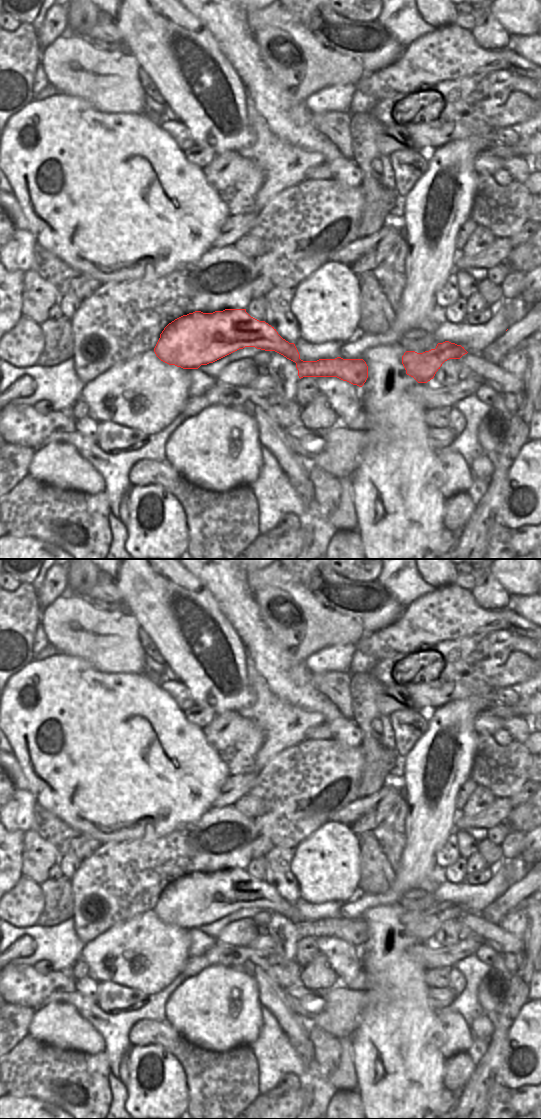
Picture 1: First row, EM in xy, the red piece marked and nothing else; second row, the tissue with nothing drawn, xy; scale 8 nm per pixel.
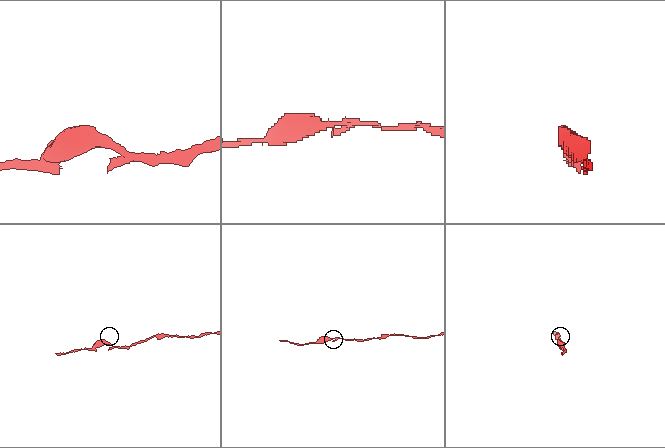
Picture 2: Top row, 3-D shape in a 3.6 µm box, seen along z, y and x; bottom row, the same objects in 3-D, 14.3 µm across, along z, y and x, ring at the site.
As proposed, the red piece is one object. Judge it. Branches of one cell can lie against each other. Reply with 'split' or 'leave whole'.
split

